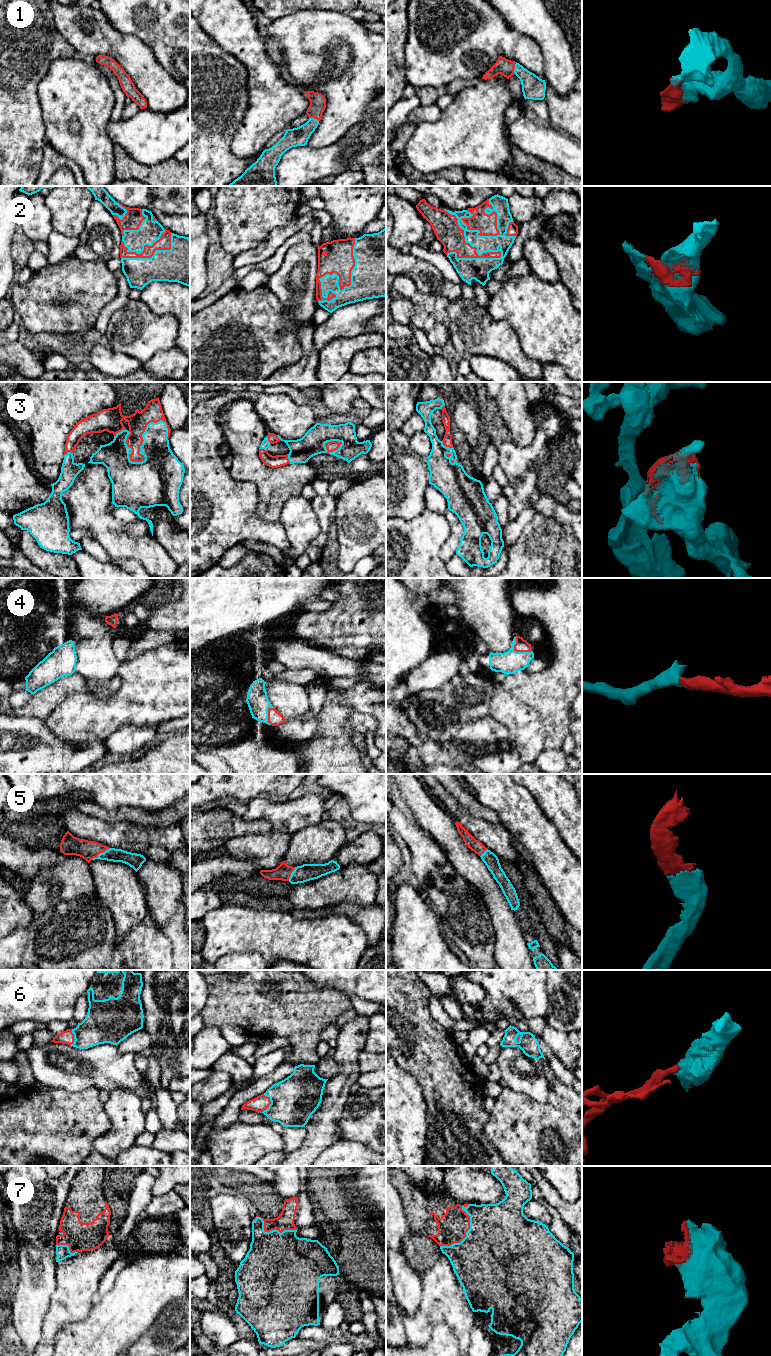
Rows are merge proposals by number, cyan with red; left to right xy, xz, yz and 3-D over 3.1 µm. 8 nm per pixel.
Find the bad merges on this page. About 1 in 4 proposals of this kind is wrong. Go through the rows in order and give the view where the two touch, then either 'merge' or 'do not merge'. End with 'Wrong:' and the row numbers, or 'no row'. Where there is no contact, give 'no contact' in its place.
1: meets cyan in yz; merge
2: meets cyan in xz; merge
3: meets cyan in xy; merge
4: meets cyan in yz; merge
5: meets cyan in xy; merge
6: meets cyan in xz; merge
7: meets cyan in yz; merge
Wrong: no row

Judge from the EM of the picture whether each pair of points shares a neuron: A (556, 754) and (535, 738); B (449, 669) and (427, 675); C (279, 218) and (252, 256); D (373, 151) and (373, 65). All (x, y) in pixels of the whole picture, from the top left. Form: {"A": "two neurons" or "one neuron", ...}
{"A": "two neurons", "B": "one neuron", "C": "two neurons", "D": "two neurons"}

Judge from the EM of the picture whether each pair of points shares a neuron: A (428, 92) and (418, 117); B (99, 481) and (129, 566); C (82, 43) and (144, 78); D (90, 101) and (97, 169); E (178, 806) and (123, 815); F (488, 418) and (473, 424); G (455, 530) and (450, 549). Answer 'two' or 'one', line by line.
A: two
B: two
C: one
D: one
E: one
F: two
G: one

